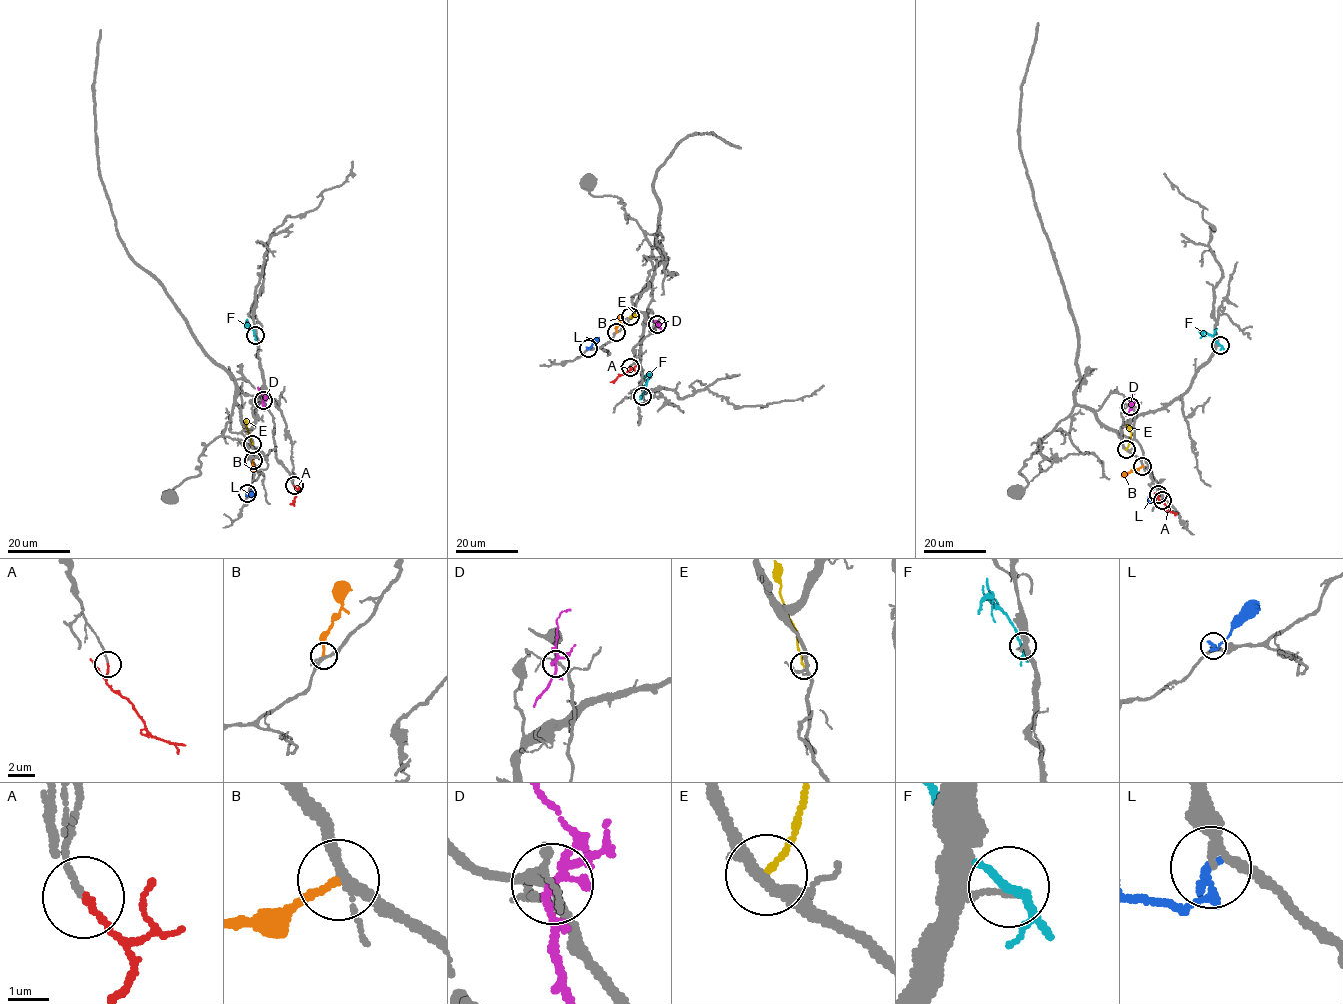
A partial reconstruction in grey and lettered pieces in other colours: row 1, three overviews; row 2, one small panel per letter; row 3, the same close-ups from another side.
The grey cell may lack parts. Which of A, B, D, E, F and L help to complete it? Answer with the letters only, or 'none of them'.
A

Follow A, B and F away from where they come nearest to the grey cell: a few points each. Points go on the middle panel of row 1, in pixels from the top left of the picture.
A: (629, 367), (610, 382)
B: (616, 332), (619, 314)
F: (642, 396), (650, 374), (644, 377)

